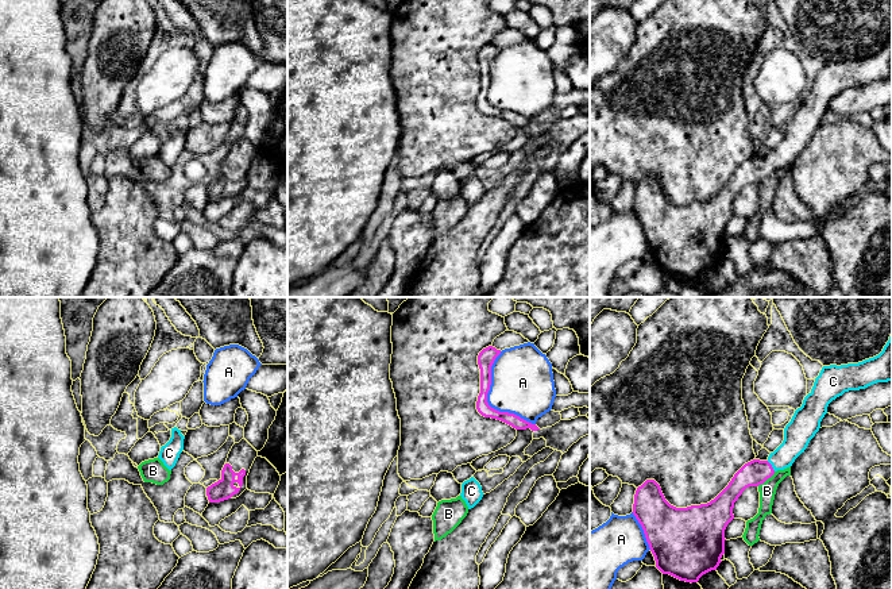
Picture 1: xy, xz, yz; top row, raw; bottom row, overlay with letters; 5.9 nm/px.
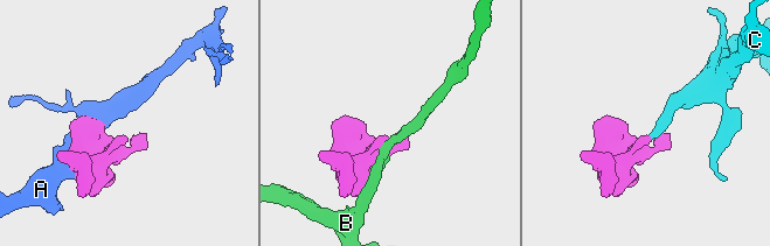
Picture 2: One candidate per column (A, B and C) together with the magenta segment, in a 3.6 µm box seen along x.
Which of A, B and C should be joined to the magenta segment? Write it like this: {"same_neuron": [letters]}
{"same_neuron": ["C"]}

